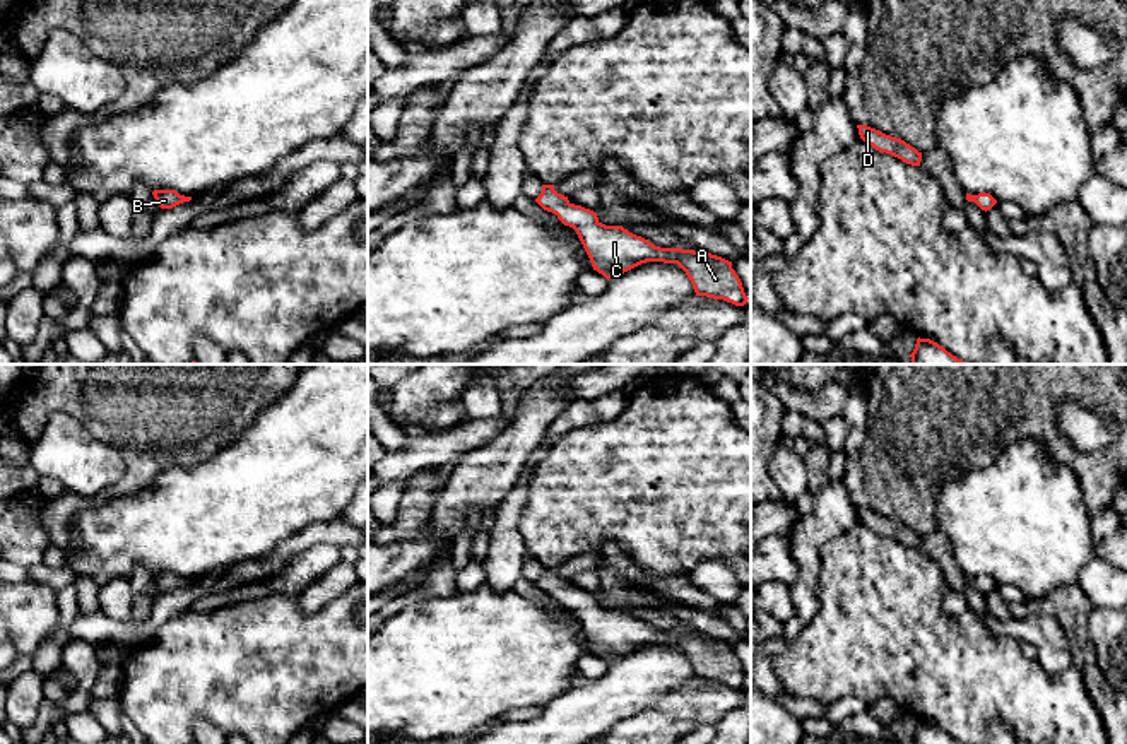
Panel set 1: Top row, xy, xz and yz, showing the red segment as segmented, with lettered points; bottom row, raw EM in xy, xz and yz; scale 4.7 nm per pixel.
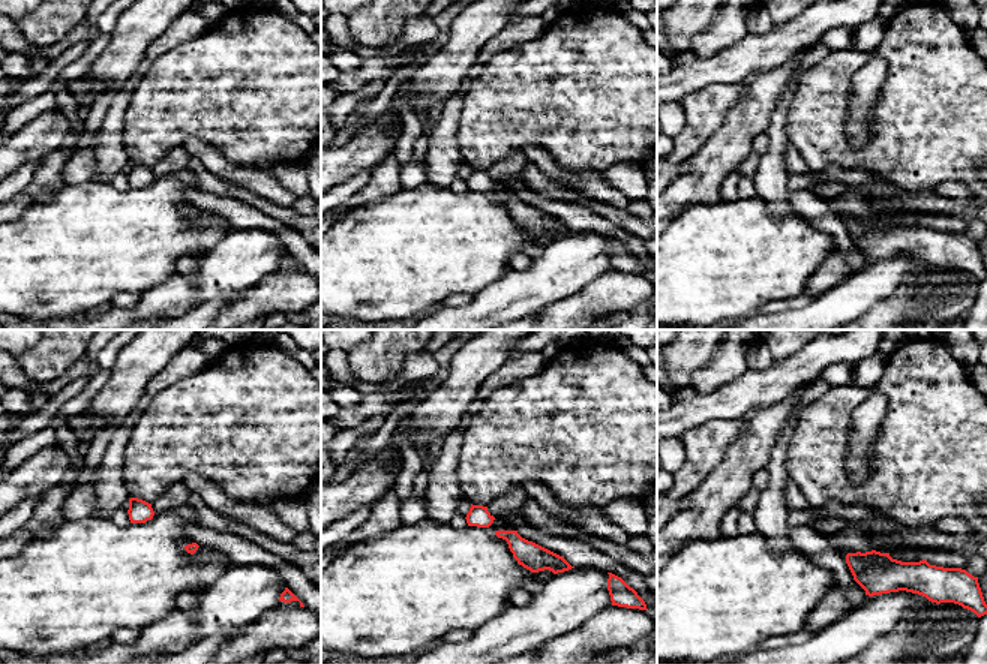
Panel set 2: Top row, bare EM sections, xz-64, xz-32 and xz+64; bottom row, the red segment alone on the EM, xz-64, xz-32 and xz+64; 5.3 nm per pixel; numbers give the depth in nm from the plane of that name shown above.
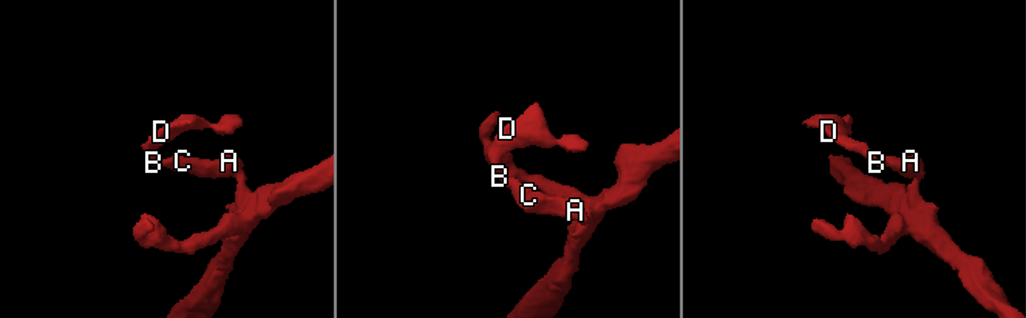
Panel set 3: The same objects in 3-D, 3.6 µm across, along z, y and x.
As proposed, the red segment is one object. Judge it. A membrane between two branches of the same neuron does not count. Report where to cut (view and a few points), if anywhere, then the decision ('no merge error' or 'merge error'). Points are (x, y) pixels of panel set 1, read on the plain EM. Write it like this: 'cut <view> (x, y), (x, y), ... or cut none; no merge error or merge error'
cut none; no merge error

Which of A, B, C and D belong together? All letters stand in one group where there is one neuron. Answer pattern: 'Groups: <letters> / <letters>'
Groups: A B C D

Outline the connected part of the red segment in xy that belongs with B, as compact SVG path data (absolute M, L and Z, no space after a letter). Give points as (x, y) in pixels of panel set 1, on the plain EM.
M154 573L152 578L161 592L173 592L192 583L192 580L180 578L176 573Z

